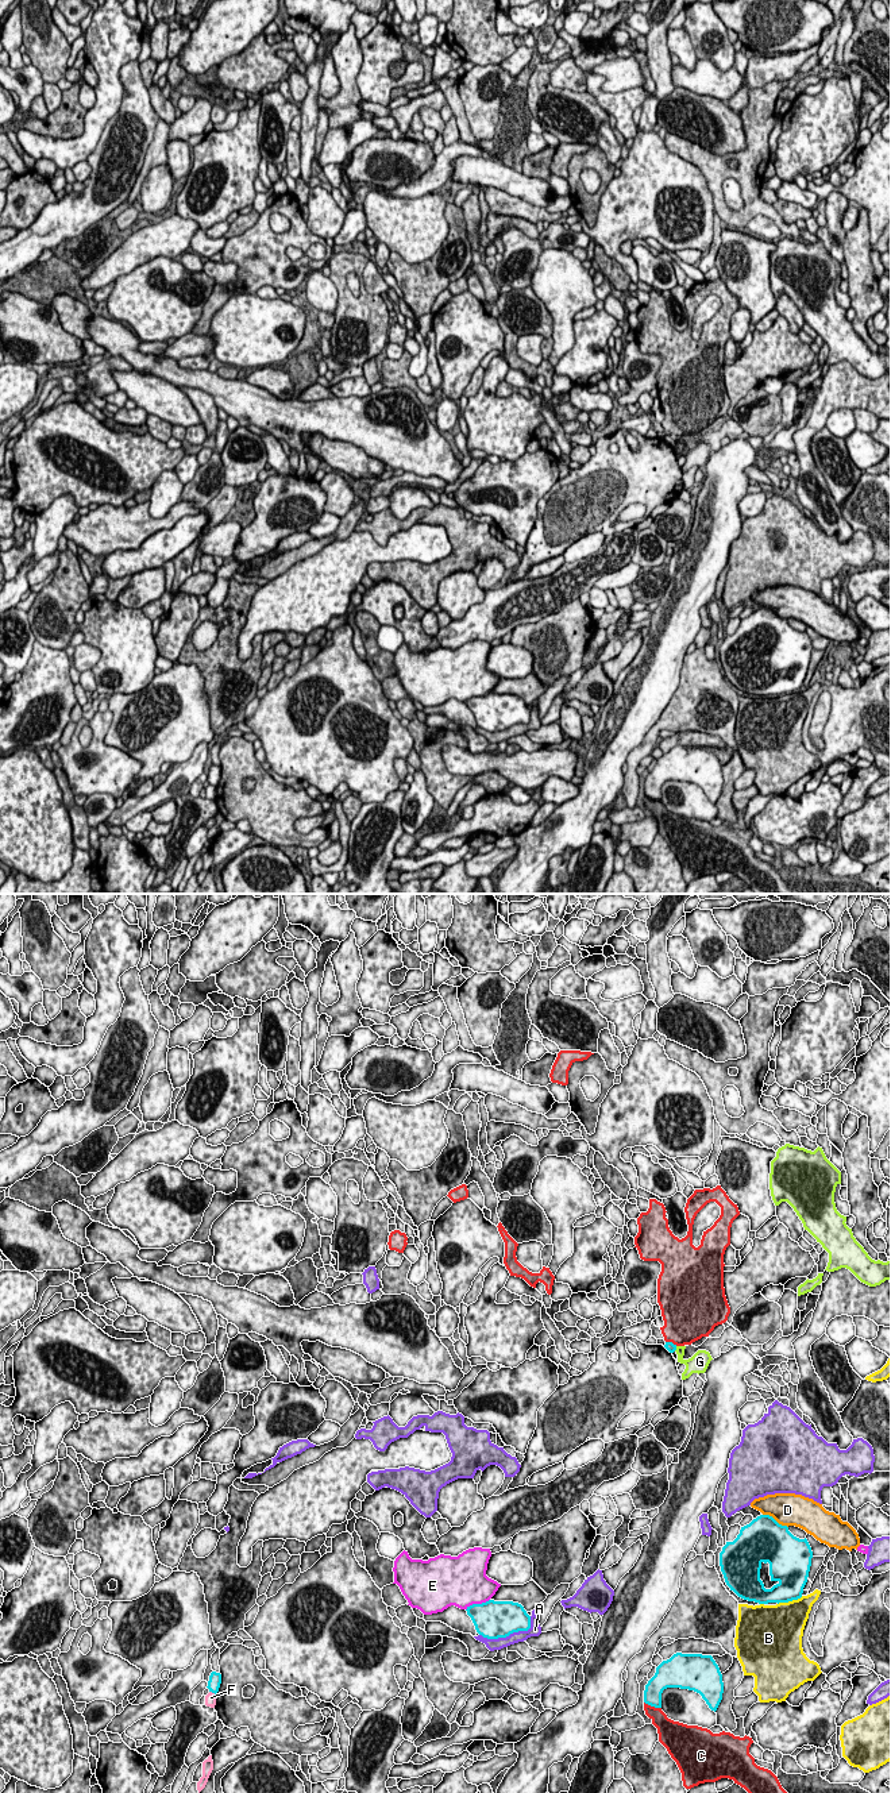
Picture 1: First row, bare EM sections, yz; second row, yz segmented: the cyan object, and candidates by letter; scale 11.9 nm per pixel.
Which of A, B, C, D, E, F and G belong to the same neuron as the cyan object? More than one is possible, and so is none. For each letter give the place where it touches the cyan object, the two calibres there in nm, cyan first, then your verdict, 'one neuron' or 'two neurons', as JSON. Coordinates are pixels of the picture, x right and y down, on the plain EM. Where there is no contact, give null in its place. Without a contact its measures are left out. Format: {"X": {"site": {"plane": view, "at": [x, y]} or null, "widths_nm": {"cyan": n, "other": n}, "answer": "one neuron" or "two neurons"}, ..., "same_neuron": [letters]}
{"A": {"site": {"plane": "yz", "at": [509, 727]}, "widths_nm": {"cyan": 440, "other": 140}, "answer": "two neurons"}, "B": {"site": {"plane": "yz", "at": [790, 693]}, "widths_nm": {"cyan": 320, "other": 440}, "answer": "two neurons"}, "C": {"site": {"plane": "yz", "at": [652, 798]}, "widths_nm": {"cyan": 220, "other": 190}, "answer": "two neurons"}, "D": {"site": {"plane": "yz", "at": [774, 612]}, "widths_nm": {"cyan": 480, "other": 380}, "answer": "two neurons"}, "E": {"site": {"plane": "yz", "at": [477, 697]}, "widths_nm": {"cyan": 440, "other": 460}, "answer": "two neurons"}, "F": {"site": {"plane": "yz", "at": [212, 785]}, "widths_nm": {"cyan": 160, "other": 130}, "answer": "two neurons"}, "G": {"site": {"plane": "yz", "at": [675, 442]}, "widths_nm": {"cyan": 120, "other": 130}, "answer": "two neurons"}, "same_neuron": []}

